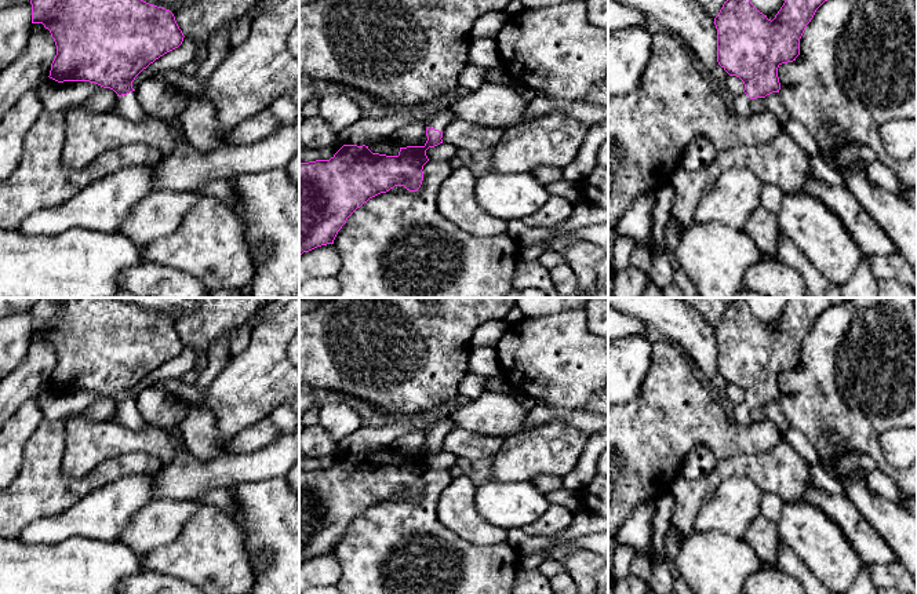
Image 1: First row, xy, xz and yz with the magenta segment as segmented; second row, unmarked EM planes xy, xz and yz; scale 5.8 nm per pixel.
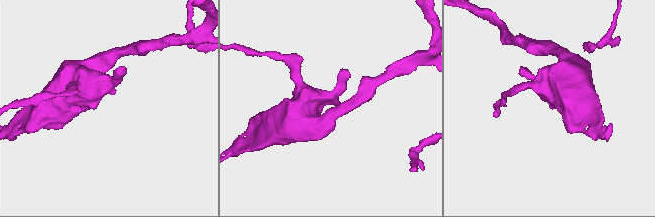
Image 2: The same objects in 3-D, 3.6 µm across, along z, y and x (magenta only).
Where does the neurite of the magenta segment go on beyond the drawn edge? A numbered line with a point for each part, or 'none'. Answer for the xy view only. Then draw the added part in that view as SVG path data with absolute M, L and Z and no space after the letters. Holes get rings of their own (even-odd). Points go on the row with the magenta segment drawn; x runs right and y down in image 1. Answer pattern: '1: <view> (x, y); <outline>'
1: xy (128, 106); M135 91L117 96L116 112L131 121L145 121L153 119L143 110Z

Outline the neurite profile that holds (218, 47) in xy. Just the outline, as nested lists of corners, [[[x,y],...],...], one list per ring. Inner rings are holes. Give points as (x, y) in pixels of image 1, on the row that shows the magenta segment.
[[[237,21],[215,30],[207,44],[207,57],[199,65],[196,77],[200,80],[207,80],[218,68],[218,65],[228,57],[232,50],[230,32]]]

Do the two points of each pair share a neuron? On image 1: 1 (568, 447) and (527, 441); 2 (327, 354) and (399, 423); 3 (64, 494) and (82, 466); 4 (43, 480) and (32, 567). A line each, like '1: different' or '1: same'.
1: same
2: different
3: different
4: different

